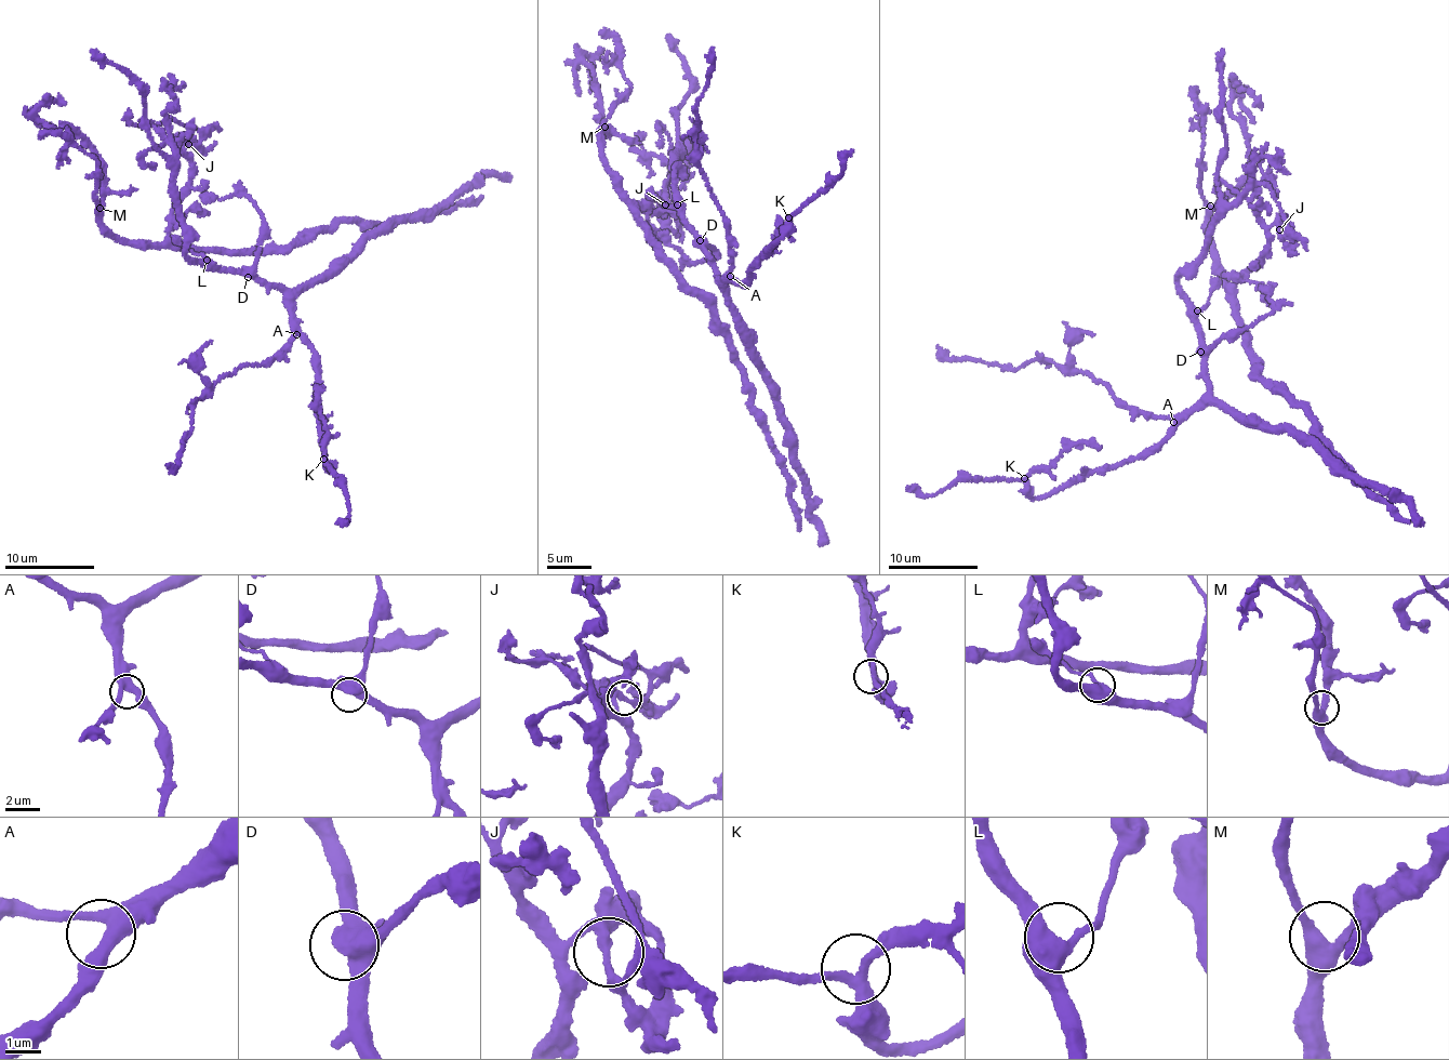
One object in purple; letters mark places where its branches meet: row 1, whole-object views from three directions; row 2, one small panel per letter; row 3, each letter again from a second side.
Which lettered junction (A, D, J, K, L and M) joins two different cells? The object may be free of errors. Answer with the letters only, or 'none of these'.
J

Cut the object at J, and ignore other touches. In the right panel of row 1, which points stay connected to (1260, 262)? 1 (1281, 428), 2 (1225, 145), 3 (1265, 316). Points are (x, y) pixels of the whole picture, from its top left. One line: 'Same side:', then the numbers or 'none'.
Same side: none

